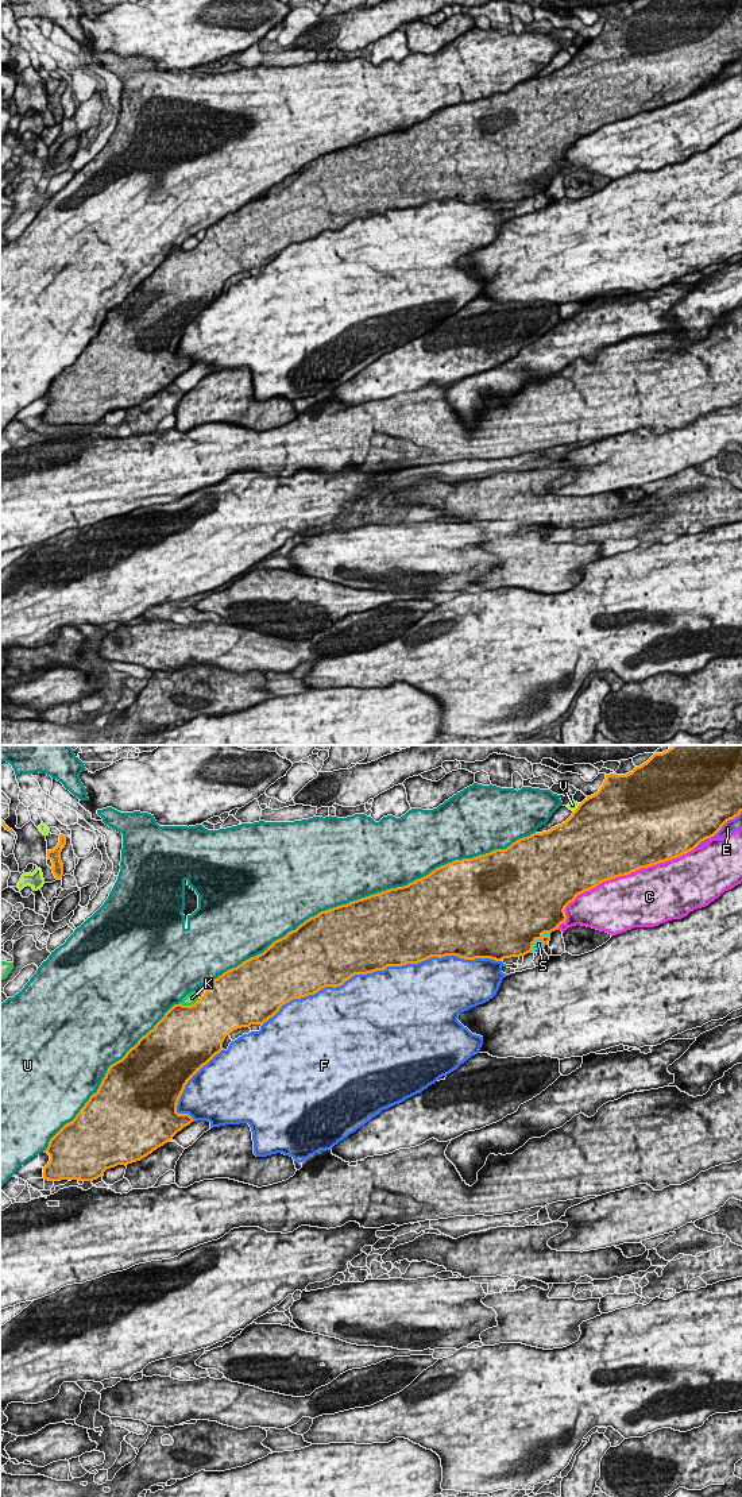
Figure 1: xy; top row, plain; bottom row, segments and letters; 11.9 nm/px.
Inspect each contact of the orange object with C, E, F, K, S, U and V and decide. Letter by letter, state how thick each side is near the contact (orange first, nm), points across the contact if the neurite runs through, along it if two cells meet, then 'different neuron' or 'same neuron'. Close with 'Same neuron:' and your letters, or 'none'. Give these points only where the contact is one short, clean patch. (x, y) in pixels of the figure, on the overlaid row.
C: 500/500 nm | different neuron
E: 500/160 nm | different neuron
F: 500/480 nm | different neuron
K: 500/140 nm | different neuron
S: 500/90 nm | same neuron
U: 500/500 nm | different neuron
V: 500/100 nm | different neuron
Same neuron: S

